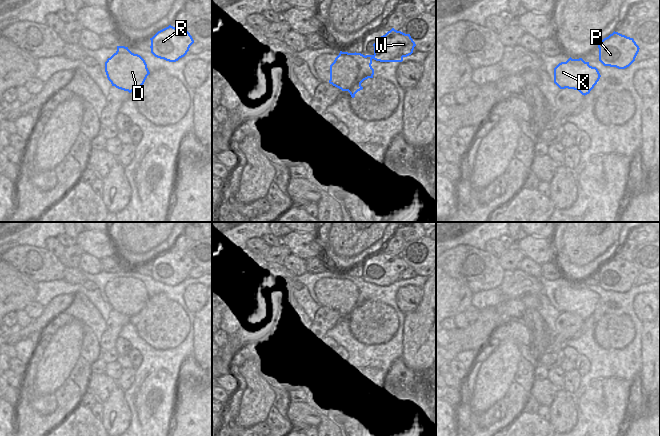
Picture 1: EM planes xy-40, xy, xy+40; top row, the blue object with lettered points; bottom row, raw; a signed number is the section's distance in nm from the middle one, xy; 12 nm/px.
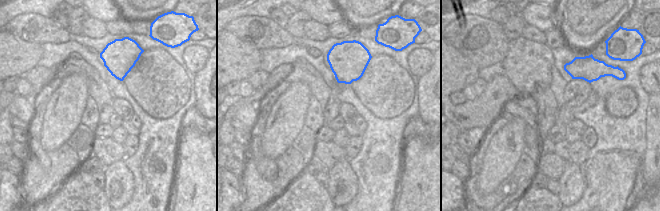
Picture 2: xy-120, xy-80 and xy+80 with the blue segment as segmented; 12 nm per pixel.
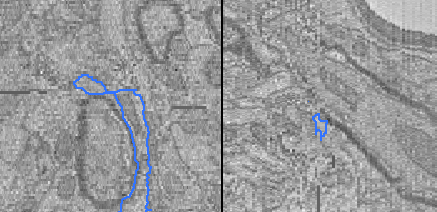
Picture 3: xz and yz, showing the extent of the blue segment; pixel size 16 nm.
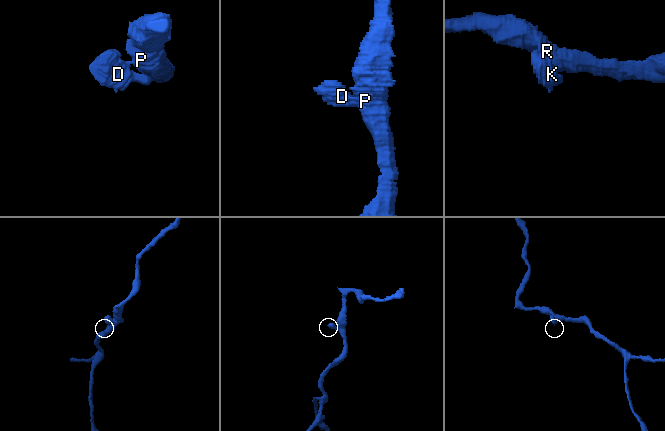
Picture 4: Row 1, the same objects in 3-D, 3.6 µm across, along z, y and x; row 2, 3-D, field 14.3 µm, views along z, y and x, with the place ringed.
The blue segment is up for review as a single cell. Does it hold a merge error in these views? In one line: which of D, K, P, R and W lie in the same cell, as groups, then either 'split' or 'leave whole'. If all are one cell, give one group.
D K / P R W; split

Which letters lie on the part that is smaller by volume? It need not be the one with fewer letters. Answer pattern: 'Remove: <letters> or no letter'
Remove: D, K

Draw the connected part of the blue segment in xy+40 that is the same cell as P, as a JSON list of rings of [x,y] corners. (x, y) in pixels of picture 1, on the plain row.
[[[613,256],[599,268],[599,285],[604,290],[625,293],[634,285],[639,276],[639,270],[633,262]]]

